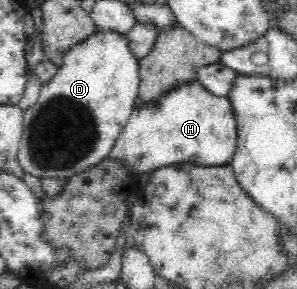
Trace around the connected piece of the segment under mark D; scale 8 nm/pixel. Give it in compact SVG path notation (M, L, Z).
M97 30L83 42L71 47L62 57L58 73L50 81L42 83L37 102L23 111L21 146L17 153L20 167L28 173L43 177L69 180L108 159L116 140L138 105L139 61L130 52L130 46L122 34Z

